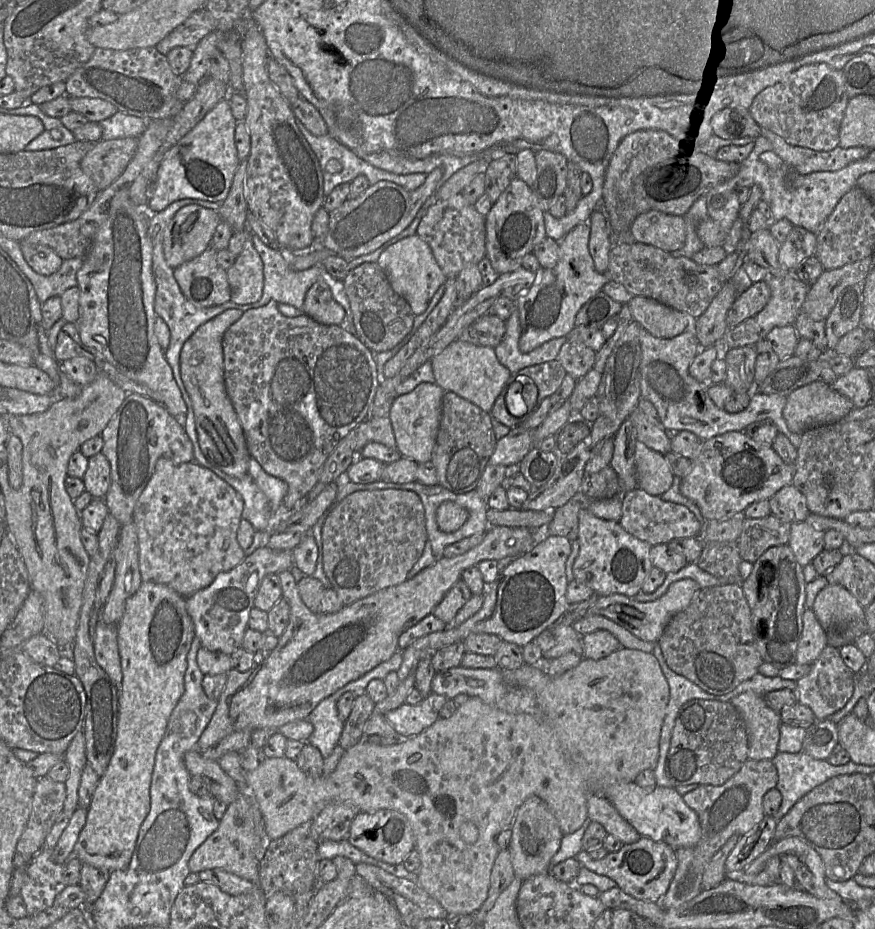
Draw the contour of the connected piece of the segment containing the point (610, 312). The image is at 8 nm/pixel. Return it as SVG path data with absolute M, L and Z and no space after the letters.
M603 290L591 297L575 316L575 326L602 329L605 322L619 314L622 304L607 296Z

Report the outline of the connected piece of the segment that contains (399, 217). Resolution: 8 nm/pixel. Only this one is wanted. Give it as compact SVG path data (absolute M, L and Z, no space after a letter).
M442 168L433 169L427 174L423 185L413 191L390 181L370 184L360 195L348 198L329 212L328 230L320 245L334 251L347 262L375 251L412 223L425 202L435 193L442 174Z

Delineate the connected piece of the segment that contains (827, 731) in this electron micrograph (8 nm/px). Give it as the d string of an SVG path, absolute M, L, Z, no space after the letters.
M823 719L816 721L806 731L802 752L817 760L828 760L834 747L839 743L838 724Z

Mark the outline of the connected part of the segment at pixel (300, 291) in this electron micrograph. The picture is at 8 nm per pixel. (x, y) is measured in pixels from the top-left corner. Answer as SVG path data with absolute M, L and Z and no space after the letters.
M251 234L252 242L259 253L263 262L263 292L259 301L250 304L236 304L237 307L242 307L243 312L252 308L258 308L266 305L273 300L277 303L285 303L294 306L298 310L303 310L303 304L306 292L316 281L322 279L326 282L326 277L329 273L321 265L315 265L304 270L293 270L289 265L289 255L294 255L292 251L283 251L282 249L273 249L265 245L256 234Z

